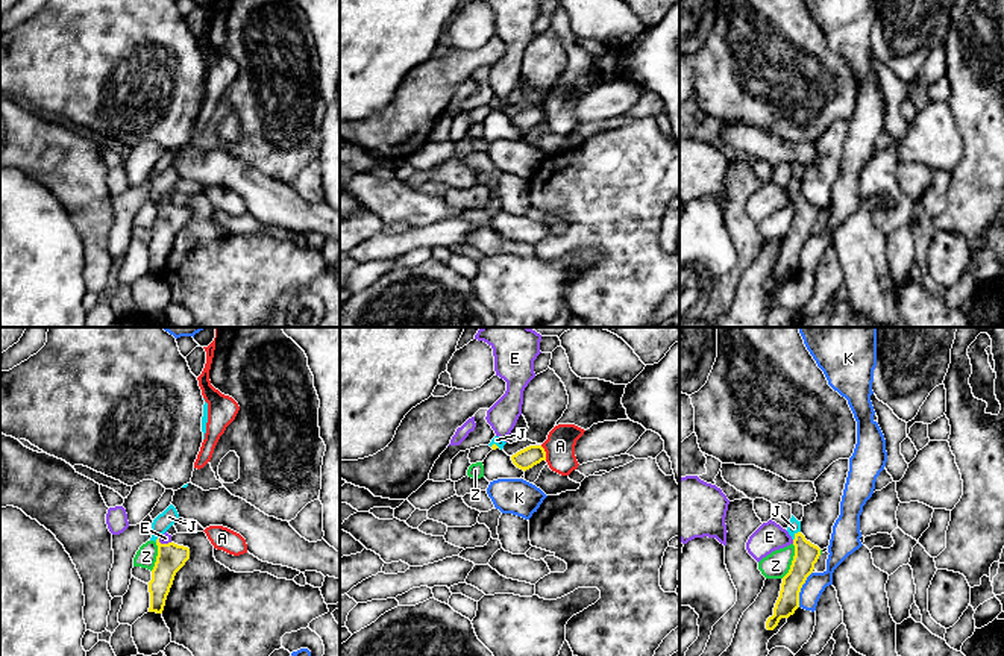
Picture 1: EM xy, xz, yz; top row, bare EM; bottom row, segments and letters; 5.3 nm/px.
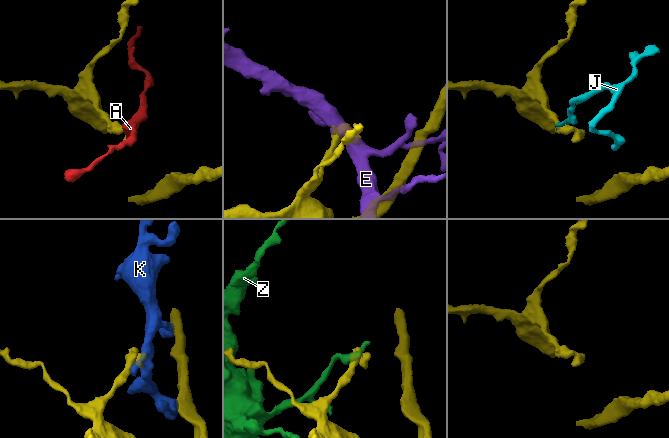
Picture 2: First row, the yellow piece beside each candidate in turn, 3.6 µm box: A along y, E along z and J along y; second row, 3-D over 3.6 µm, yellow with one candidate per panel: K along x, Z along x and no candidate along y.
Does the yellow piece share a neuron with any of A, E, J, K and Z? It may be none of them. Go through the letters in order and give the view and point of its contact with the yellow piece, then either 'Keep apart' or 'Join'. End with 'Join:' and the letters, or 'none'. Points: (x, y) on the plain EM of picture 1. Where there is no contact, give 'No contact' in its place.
A: Touches yellow at xz (545, 114). Keep apart
E: Touches yellow at yz (793, 202). Keep apart
J: Touches yellow at yz (795, 196). Join
K: Touches yellow at yz (800, 250). Keep apart
Z: Touches yellow at yz (792, 221). Keep apart
Join: J

